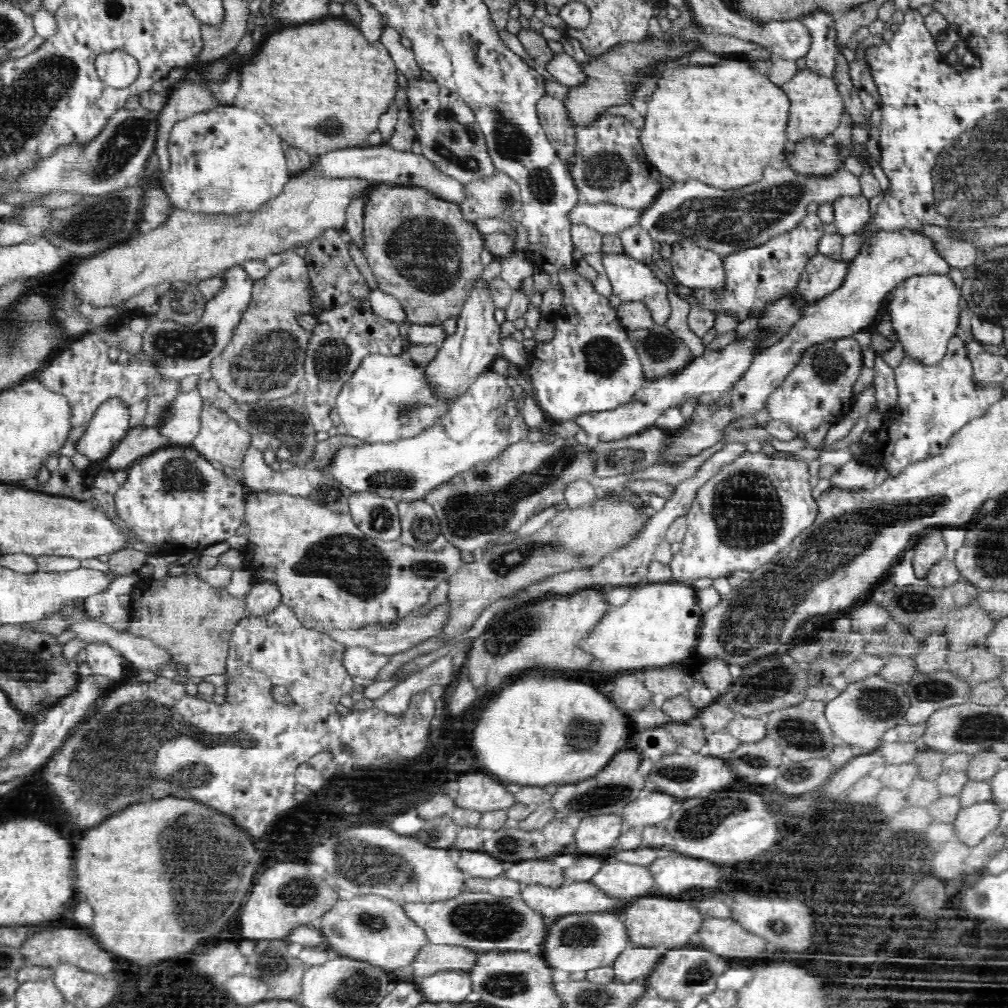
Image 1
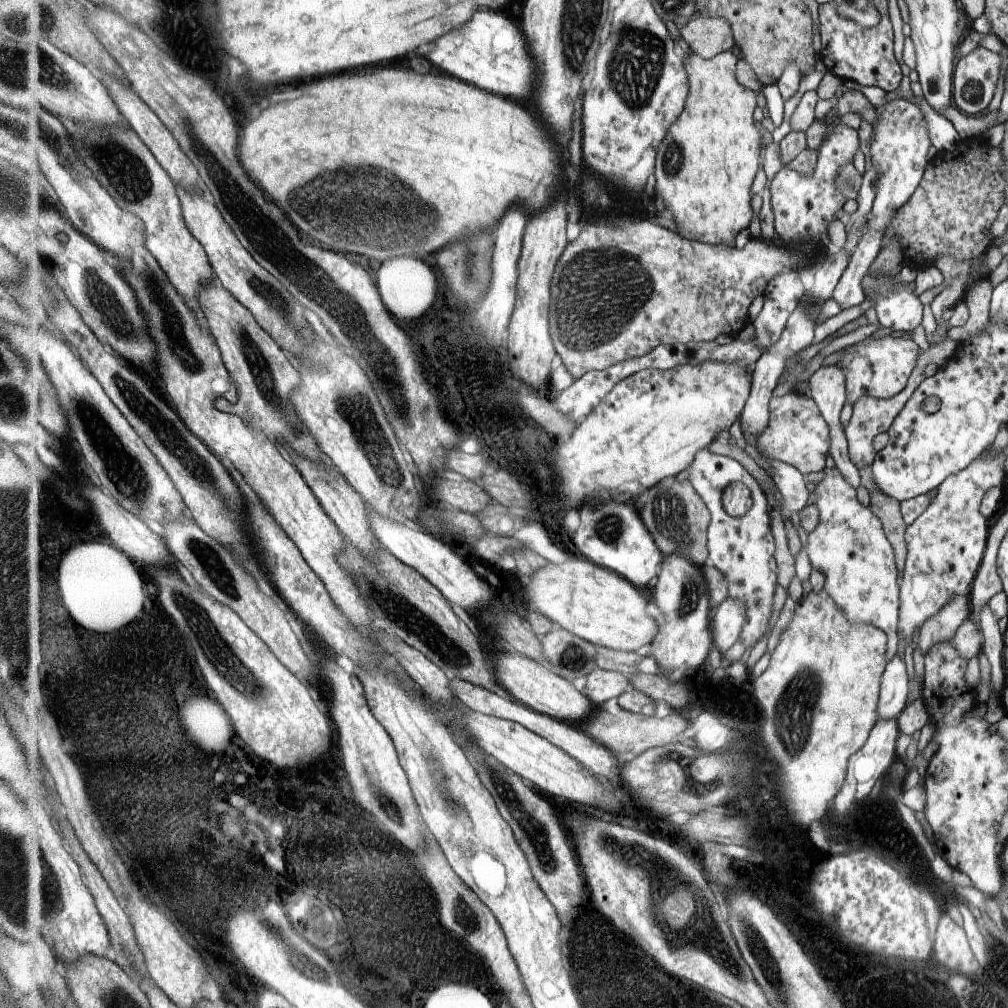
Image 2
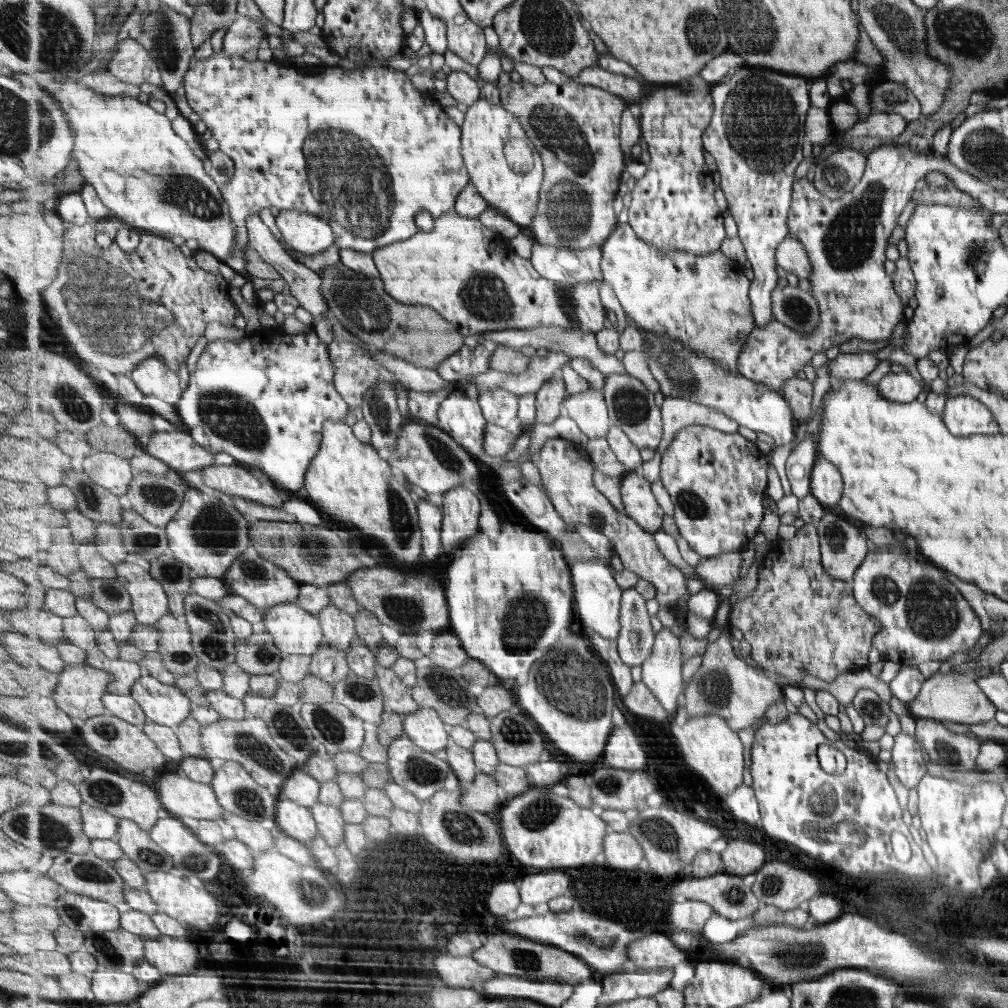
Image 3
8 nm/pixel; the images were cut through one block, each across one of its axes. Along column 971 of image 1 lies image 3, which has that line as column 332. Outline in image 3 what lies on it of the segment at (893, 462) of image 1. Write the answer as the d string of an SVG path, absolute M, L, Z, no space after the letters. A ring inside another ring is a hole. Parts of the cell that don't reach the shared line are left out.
M278 327L276 331L276 340L269 344L258 334L245 337L241 342L223 339L208 342L195 370L189 374L188 386L176 406L186 429L202 426L213 453L225 452L278 488L300 494L306 486L309 466L324 441L324 424L330 419L344 421L349 416L350 406L337 390L329 344L319 338L315 329L297 334L286 334Z

